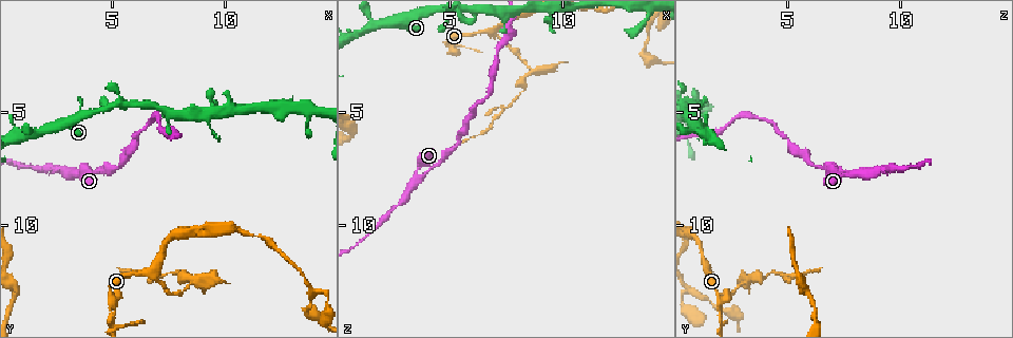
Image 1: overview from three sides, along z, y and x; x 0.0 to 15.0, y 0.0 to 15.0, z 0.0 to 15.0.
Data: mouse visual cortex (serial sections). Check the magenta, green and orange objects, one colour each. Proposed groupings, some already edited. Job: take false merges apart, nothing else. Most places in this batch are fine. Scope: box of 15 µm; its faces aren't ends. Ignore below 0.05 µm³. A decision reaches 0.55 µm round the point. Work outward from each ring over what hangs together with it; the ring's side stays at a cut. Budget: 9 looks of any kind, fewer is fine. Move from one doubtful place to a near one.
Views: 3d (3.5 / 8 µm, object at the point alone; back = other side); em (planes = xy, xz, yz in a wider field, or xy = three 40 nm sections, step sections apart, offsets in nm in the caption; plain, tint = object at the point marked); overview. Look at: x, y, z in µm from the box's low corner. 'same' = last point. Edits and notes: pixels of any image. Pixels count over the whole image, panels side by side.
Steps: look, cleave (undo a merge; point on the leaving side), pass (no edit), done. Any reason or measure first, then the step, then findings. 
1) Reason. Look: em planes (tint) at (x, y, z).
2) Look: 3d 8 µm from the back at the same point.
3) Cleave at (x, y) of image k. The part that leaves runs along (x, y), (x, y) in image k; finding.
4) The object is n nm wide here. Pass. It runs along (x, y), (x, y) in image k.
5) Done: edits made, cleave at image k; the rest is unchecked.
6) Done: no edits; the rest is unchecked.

Look: em xy step 1 (tint) at (3.4, 7.7, 8.0).

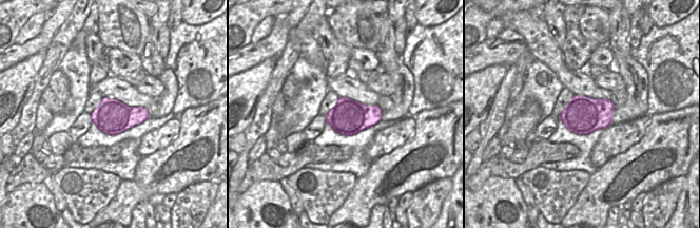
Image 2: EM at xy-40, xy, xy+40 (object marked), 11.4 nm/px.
See where the arms go. Look: 3d 3.5 µm at the same point.

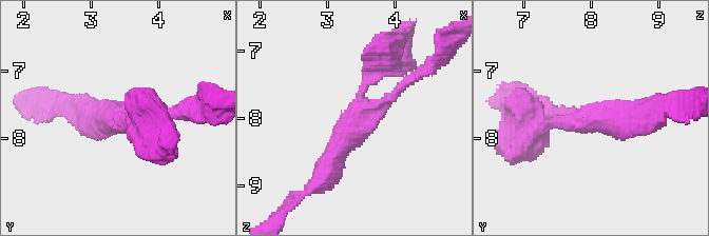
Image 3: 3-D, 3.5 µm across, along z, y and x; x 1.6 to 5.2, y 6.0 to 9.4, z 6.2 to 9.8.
Pass. It runs along (379, 62), (324, 176) in image 3; one cell here.

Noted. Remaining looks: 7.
Look: 3d 3.5 µm at (2.3, 7.4, 9.5).

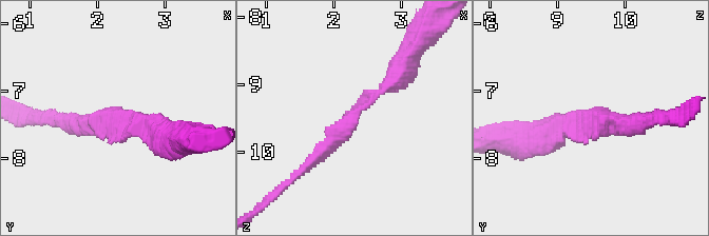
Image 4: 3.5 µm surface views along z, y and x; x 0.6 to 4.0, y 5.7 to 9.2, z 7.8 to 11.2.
Now the EM. Look: em planes (tint) at (2.35, 7.35, 9.40).

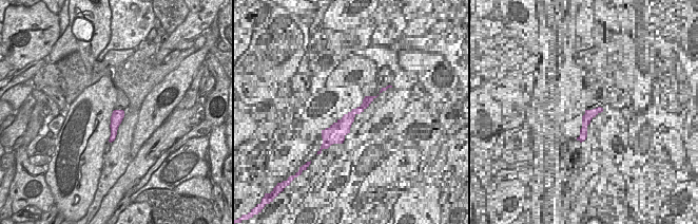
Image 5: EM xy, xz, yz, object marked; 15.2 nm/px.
Another direction. Look: em xy step 2 (tint) at the same point.

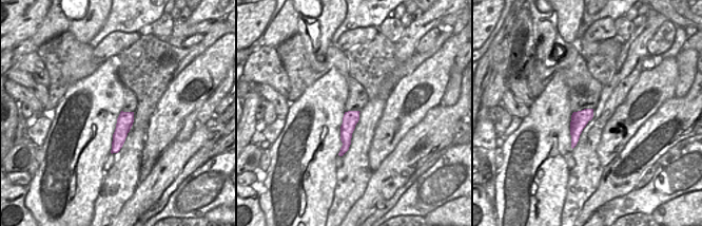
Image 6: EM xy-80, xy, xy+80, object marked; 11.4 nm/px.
Pass. It runs along (356, 113), (349, 120), (343, 150) in image 6; one cell here.

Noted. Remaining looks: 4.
Three-way junction. Look: 3d 3.5 µm at (6.6, 12.1, 1.5).

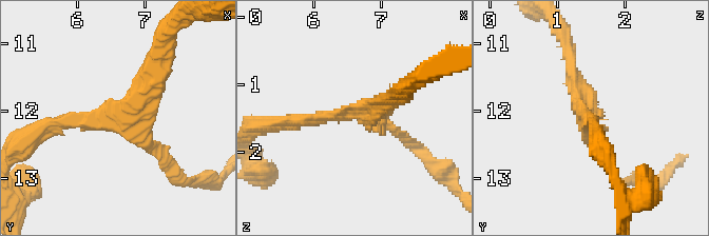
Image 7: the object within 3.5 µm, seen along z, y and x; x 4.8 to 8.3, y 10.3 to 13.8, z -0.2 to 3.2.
3 arms meet here; the arms are 150, 200, 300 nm wide; now the EM. Look: em xy step 5 (plain) at (6.65, 12.10, 1.40).

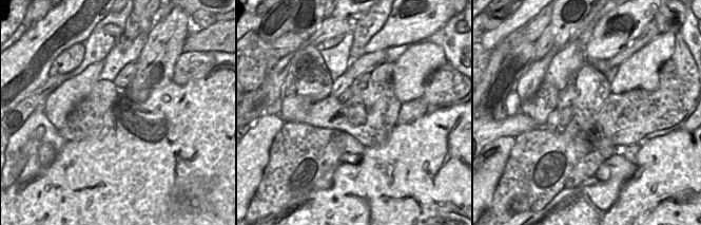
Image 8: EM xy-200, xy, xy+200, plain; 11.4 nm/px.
With the object marked. Look: em xy step 5 (tint) at the same point.

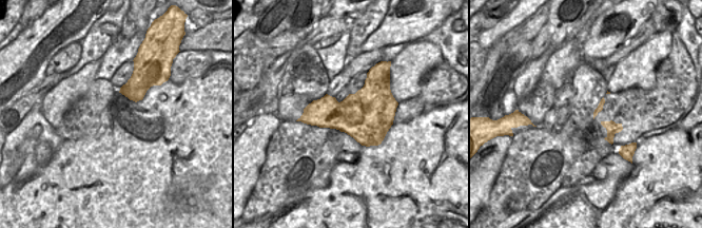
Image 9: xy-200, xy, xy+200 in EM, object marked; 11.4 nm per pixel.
Pass. It runs along (50, 122), (121, 119), (156, 60) in image 7; all the same cell.

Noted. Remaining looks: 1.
Done: no edits; the rest is unchecked.

